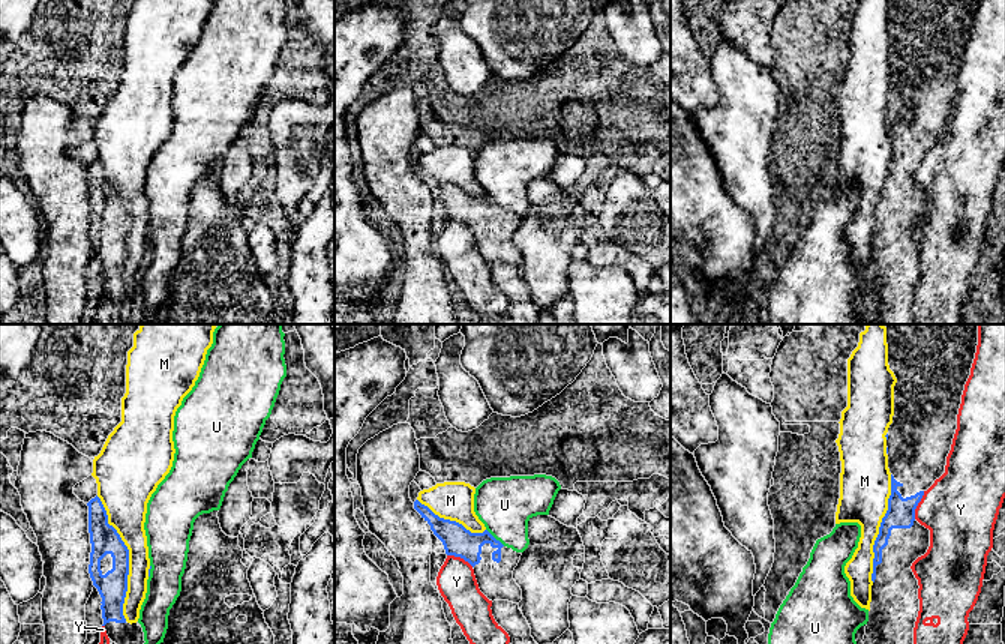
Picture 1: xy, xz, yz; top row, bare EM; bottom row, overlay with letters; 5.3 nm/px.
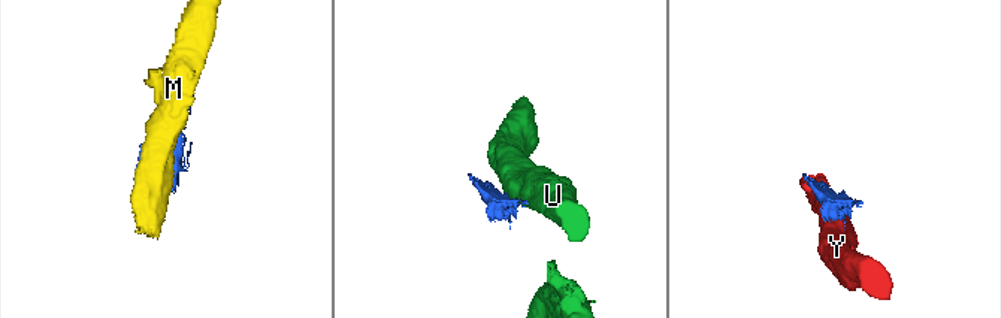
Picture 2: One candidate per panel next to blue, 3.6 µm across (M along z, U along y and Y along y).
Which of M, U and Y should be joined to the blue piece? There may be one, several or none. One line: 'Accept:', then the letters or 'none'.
Accept: none

